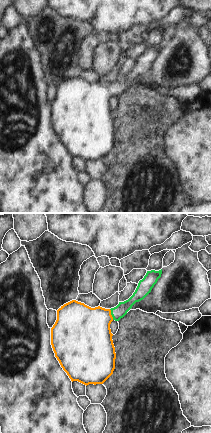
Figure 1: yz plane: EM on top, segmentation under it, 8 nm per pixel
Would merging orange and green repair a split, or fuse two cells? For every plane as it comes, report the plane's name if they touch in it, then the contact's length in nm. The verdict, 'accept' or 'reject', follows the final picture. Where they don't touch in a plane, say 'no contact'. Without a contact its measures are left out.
meets orange in yz; contact 90 nm long

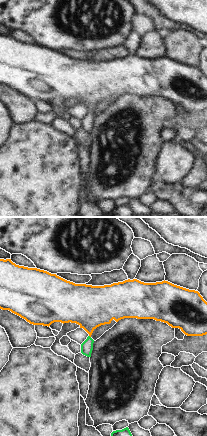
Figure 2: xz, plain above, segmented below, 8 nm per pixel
no contact

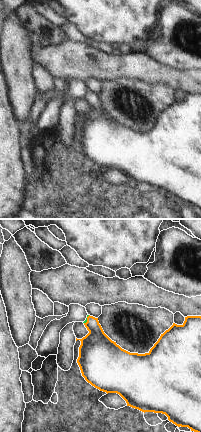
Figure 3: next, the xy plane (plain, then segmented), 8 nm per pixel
meets orange in xy; contact 80 nm long

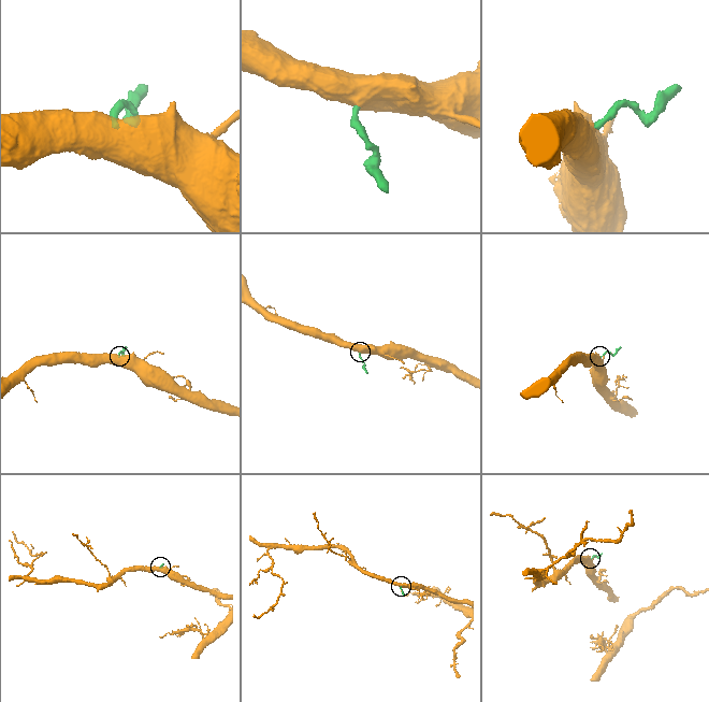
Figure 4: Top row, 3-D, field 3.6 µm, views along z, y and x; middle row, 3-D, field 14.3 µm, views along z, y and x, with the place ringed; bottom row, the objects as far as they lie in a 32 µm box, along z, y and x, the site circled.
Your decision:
accept

